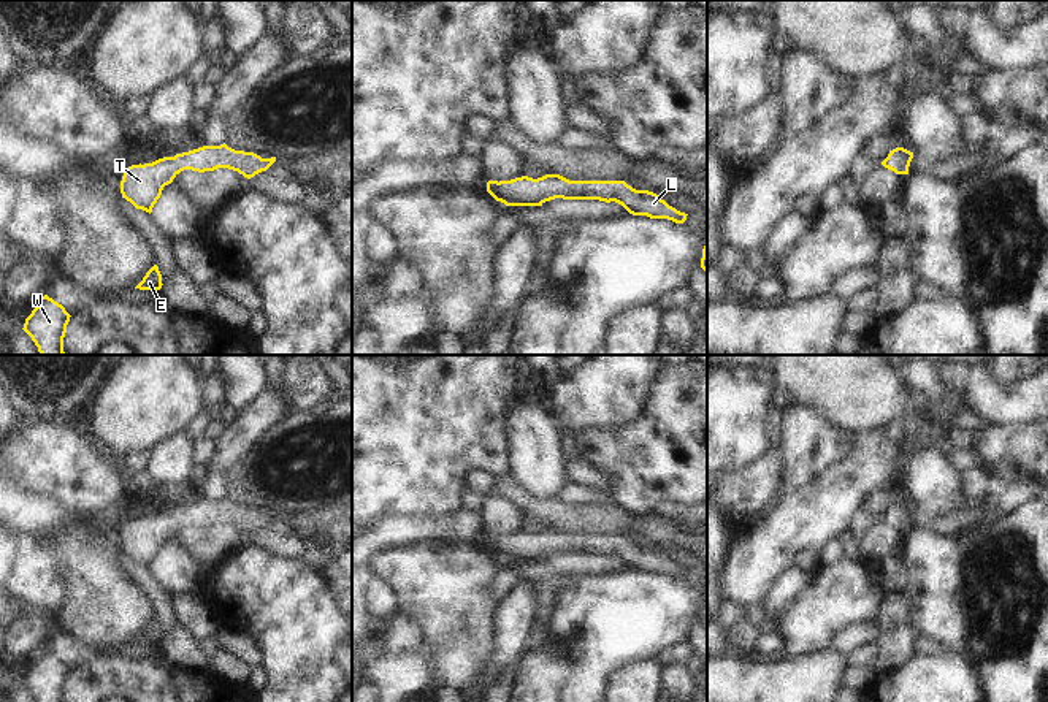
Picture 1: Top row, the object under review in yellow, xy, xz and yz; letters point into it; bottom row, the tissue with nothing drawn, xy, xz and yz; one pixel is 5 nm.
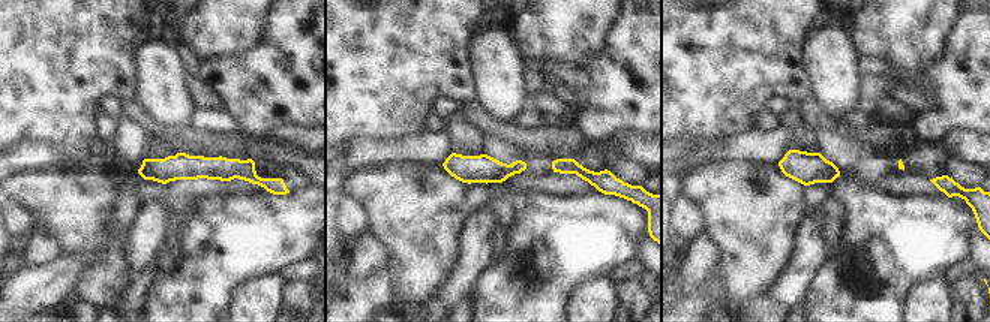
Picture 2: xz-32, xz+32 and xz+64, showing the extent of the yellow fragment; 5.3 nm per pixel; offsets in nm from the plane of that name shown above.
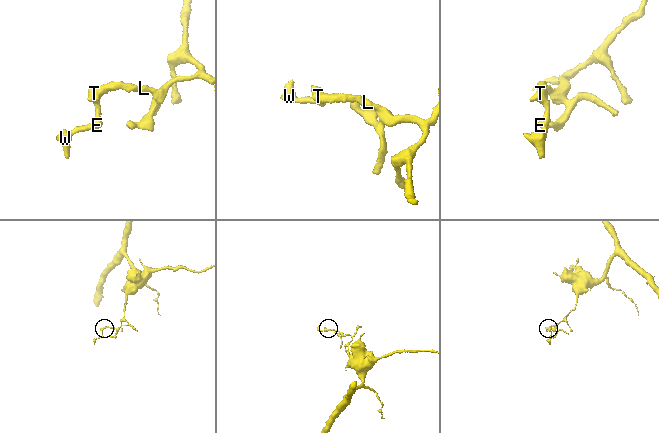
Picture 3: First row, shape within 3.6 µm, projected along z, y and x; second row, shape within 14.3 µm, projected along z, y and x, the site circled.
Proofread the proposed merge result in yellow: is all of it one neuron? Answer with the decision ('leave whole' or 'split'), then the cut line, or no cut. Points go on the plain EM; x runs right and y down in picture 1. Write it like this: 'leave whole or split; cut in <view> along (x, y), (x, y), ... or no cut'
leave whole; no cut

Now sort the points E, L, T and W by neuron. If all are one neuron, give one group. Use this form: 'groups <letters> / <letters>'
groups E L T W

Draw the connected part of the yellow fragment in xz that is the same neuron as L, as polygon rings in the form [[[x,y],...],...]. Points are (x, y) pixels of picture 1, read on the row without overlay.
[[[560,529],[537,534],[522,531],[511,536],[488,536],[487,547],[506,561],[542,561],[555,553],[599,555],[615,556],[633,570],[667,574],[675,578],[683,578],[688,570],[669,561],[656,548],[636,545],[625,536],[569,536]]]

